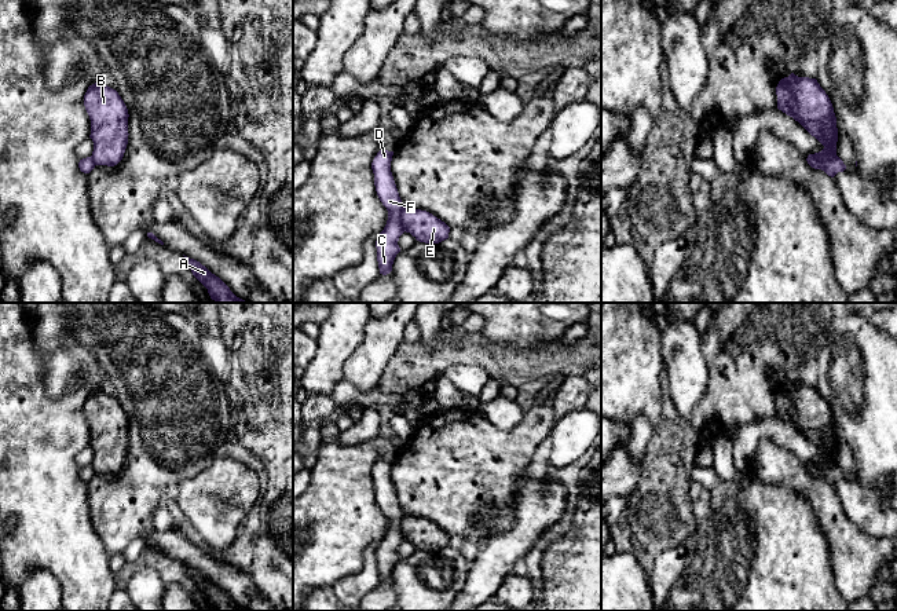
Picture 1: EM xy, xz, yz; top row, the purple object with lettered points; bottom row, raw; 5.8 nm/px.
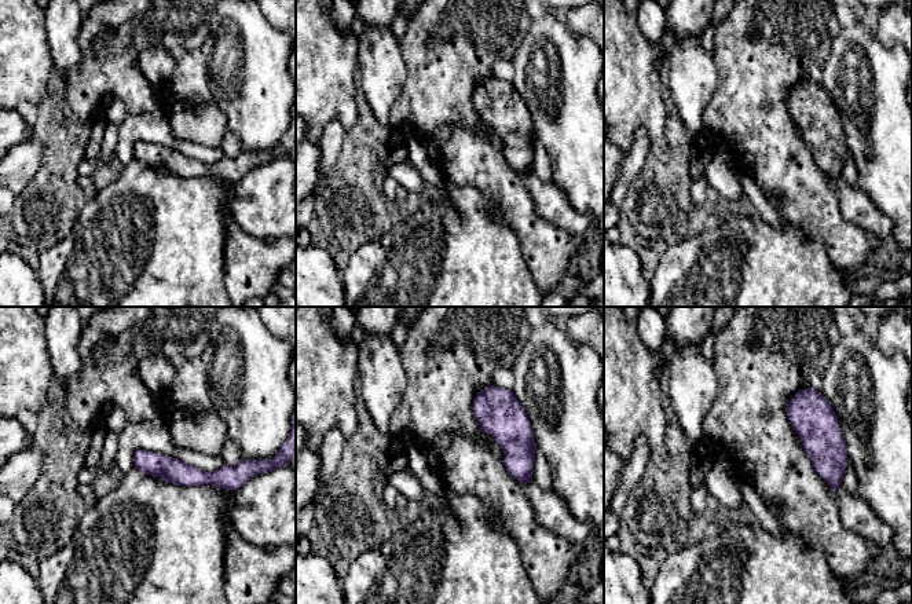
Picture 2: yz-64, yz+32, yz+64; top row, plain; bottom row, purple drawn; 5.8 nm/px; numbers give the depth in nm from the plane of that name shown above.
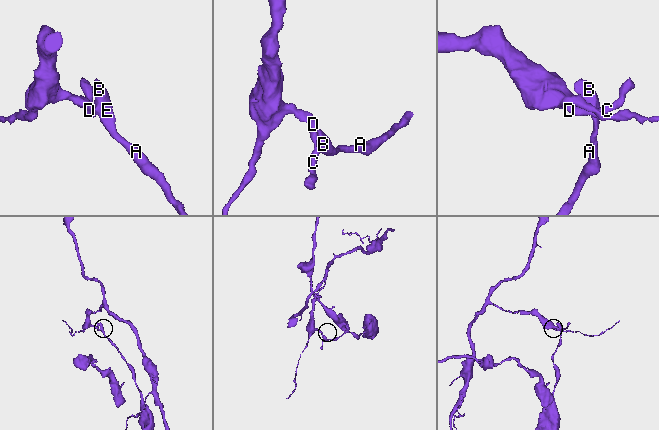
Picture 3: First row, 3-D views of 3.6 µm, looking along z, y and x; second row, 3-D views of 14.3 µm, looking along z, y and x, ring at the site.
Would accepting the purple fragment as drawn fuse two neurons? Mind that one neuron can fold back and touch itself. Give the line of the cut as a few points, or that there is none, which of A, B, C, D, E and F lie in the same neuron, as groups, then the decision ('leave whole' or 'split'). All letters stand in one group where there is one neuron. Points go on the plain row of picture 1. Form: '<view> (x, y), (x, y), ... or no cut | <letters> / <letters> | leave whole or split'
yz (811, 463), (820, 468), (828, 468), (835, 464) | A B E / C D F | split

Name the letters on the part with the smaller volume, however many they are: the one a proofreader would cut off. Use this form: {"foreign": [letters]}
{"foreign": ["A", "B", "E"]}

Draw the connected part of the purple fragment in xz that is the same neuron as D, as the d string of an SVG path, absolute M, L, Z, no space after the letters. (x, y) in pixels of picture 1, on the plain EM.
M380 458L371 471L377 504L388 519L387 533L376 549L377 570L382 583L392 579L393 568L400 560L398 549L404 541L400 527L404 515L391 480L392 464L393 460Z

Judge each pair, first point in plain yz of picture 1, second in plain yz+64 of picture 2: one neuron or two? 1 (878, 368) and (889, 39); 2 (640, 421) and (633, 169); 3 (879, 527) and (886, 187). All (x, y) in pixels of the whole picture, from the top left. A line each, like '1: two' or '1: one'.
1: two
2: one
3: two

